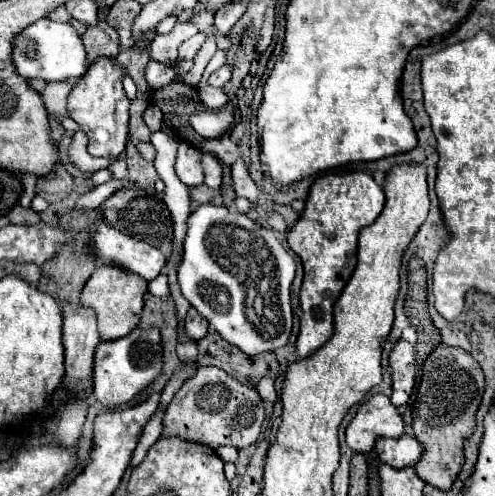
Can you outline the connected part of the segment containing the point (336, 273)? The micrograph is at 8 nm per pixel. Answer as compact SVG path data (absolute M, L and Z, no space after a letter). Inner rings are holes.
M362 171L328 173L314 181L304 213L288 233L288 245L304 265L304 281L300 289L302 317L296 341L300 357L310 357L332 337L332 307L356 267L358 233L362 227L374 223L382 209L382 187Z

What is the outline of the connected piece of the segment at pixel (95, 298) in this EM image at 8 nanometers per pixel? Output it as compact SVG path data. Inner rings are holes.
M98 265L88 283L82 291L82 305L90 305L96 311L98 317L98 333L102 341L112 341L118 337L124 337L140 323L140 313L144 305L144 295L148 291L148 281L144 277L138 277L136 273L130 273L126 269L120 269L118 265Z

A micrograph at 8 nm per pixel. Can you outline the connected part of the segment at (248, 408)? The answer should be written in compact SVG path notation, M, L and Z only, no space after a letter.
M200 365L196 375L184 381L180 391L174 395L172 403L164 413L164 435L180 437L186 441L196 441L210 445L212 449L220 445L232 445L236 449L250 447L258 435L264 421L264 407L258 393L230 377L218 367Z

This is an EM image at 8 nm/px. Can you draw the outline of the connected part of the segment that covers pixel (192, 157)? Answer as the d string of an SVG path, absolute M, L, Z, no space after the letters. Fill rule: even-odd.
M180 143L178 157L176 157L176 175L186 187L198 187L204 183L204 173L200 167L202 153L188 143Z

